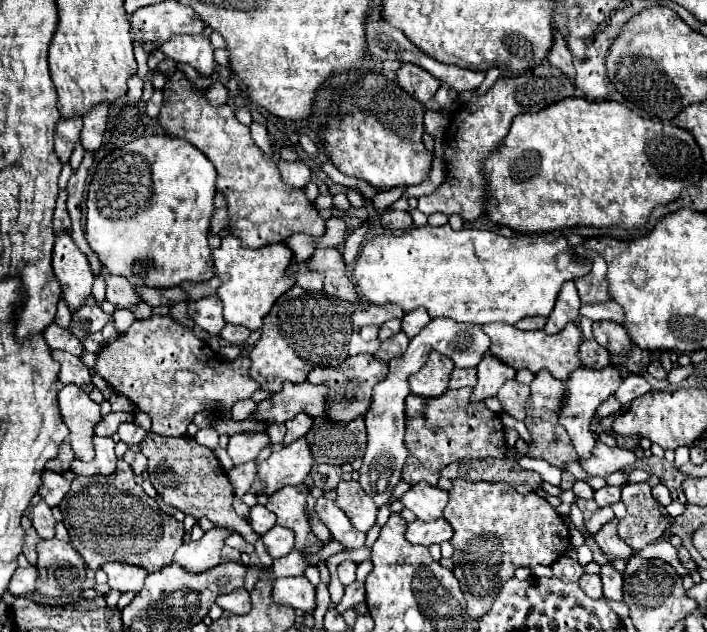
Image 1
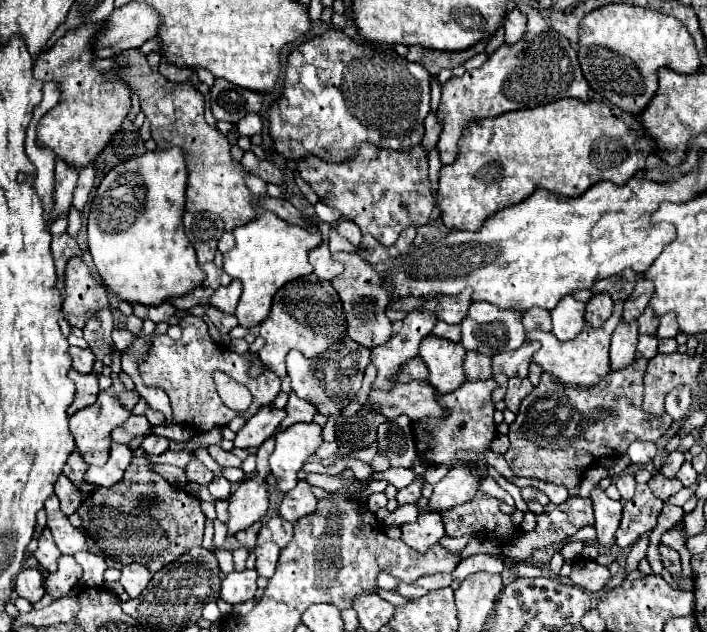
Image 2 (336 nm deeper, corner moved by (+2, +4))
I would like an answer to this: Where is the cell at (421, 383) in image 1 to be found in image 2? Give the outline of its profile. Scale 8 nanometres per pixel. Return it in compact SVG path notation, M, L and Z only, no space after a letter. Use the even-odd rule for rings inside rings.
M426 336L420 342L418 356L428 366L428 384L436 388L440 394L448 394L460 388L466 378L462 370L464 348L458 342L450 342L436 336Z

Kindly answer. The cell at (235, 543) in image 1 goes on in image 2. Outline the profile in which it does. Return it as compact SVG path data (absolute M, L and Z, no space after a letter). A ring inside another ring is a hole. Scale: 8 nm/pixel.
M256 522L256 524L252 524L252 528L246 528L244 532L238 532L234 538L238 540L238 544L240 544L240 546L244 546L244 548L252 550L252 548L256 546L256 536L258 536L258 530L260 530L260 524Z

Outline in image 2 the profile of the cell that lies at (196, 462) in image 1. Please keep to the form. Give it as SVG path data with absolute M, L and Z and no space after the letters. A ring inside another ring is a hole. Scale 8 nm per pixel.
M192 454L192 460L188 462L188 466L184 468L186 472L186 478L188 482L194 482L194 484L200 484L200 486L208 486L214 478L214 474Z

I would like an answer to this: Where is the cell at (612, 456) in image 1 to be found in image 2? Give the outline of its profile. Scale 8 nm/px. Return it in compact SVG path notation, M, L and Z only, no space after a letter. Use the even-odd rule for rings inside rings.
M632 442L626 456L632 460L632 464L648 464L656 456L656 444L652 444L652 442Z

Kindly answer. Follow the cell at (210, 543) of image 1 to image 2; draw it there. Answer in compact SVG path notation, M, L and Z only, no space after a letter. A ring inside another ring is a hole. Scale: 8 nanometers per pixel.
M274 436L268 438L256 452L256 474L248 480L244 480L236 492L232 494L228 502L228 536L234 536L238 530L250 528L254 522L260 522L262 516L268 510L268 488L266 488L266 476L270 474L268 458L274 450Z

